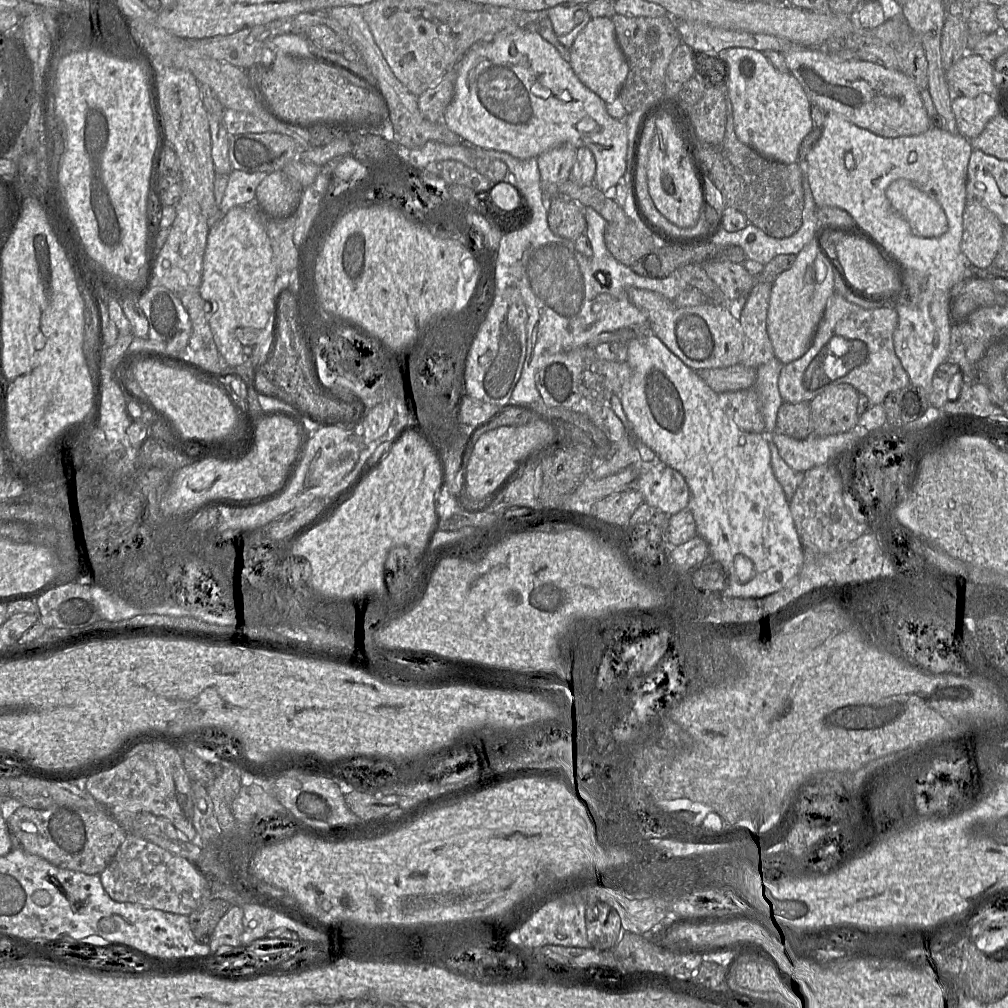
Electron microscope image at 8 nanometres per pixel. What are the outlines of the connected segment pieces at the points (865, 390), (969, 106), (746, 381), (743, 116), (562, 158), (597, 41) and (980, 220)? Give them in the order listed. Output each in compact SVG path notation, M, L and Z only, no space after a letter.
M835 292L827 301L806 353L781 368L778 388L784 402L809 403L826 387L845 383L865 395L872 405L883 405L889 393L911 384L894 350L893 333L897 322L894 307L864 309Z
M989 94L976 98L957 96L952 99L951 106L958 133L967 139L978 137L992 118L998 115L1007 117L1002 101L994 100Z
M740 364L725 368L700 369L697 373L717 393L752 388L757 379L755 369Z
M732 47L718 54L727 65L727 94L733 106L735 129L740 141L771 160L797 163L800 159L800 145L814 127L812 104L801 83L792 74L777 70L761 51Z
M562 145L536 157L547 197L558 194L559 185L570 179L576 149L571 145Z
M590 18L570 48L570 64L579 80L603 101L611 103L618 98L629 72L629 64L617 42L611 18Z
M969 200L963 212L961 250L974 268L994 265L1000 250L1004 226L987 207Z

